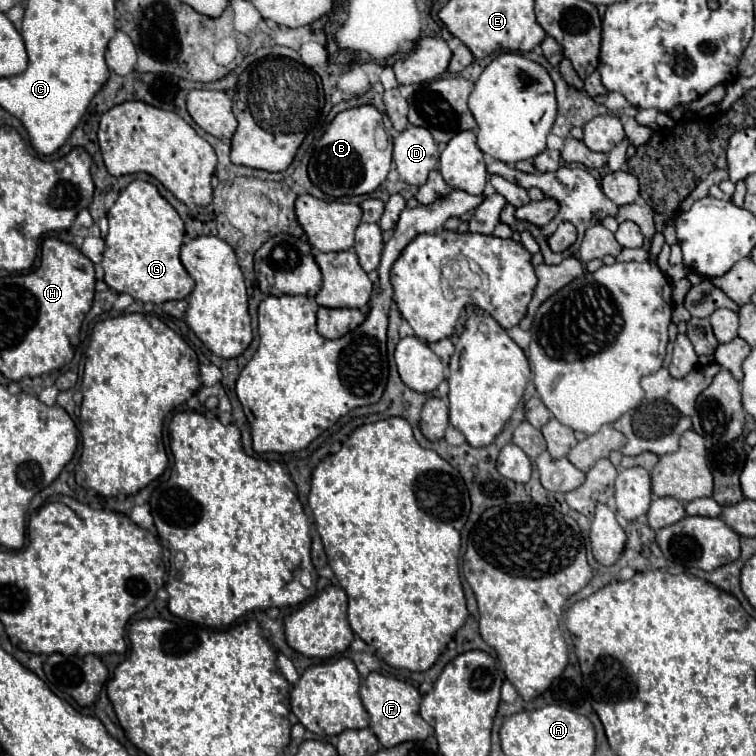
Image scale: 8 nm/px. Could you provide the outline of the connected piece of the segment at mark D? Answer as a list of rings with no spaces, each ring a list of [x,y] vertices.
[[[409,125],[393,141],[393,161],[395,161],[395,167],[399,171],[399,177],[405,183],[409,183],[409,185],[417,185],[419,187],[419,185],[423,185],[427,181],[429,171],[433,171],[437,167],[439,145],[437,145],[437,141],[433,139],[433,135],[425,127]]]

